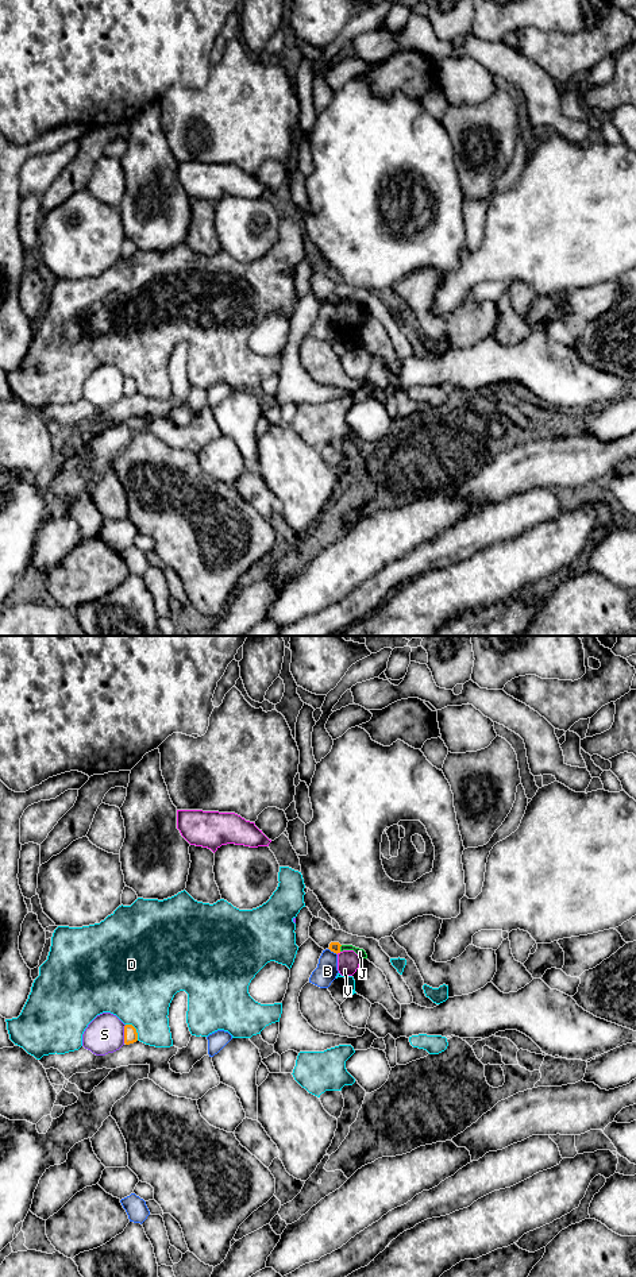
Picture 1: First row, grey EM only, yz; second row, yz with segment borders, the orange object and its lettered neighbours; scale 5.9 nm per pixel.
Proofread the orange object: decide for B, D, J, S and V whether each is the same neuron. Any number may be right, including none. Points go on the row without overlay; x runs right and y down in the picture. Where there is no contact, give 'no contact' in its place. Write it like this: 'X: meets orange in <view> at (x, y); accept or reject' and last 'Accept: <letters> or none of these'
B: meets orange in yz at (332, 303); reject
D: meets orange in yz at (135, 382); reject
J: meets orange in yz at (339, 300); reject
S: meets orange in yz at (124, 386); reject
V: meets orange in yz at (338, 304); reject
Accept: none of these

